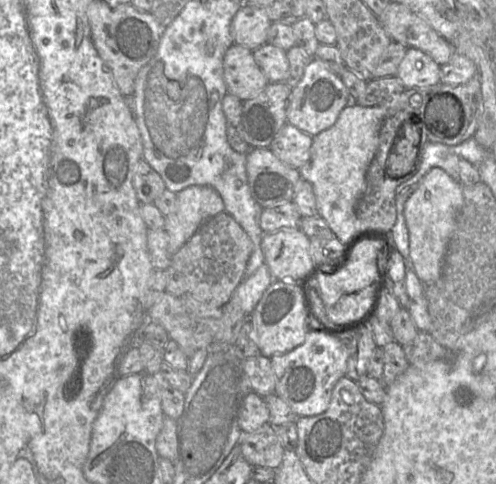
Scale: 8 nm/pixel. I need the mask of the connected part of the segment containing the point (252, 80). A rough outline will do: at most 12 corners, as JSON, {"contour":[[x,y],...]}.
{"contour":[[233,43],[223,59],[227,93],[246,101],[269,83],[253,51]]}

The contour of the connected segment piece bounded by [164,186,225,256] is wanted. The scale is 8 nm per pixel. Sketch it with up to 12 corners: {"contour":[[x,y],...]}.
{"contour":[[210,186],[176,193],[165,217],[173,256],[208,219],[225,212]]}

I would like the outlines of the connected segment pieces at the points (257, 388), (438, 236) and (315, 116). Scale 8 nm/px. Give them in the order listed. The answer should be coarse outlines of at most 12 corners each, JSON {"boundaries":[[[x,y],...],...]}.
{"boundaries":[[[271,358],[244,360],[250,389],[265,398],[275,393]],[[432,168],[405,202],[422,283],[441,277],[463,186]],[[312,57],[291,90],[286,121],[315,136],[351,100],[341,77]]]}

